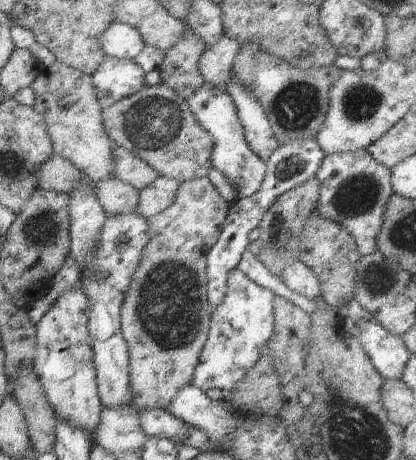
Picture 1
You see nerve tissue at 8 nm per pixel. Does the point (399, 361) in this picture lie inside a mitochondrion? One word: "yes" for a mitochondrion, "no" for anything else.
no

